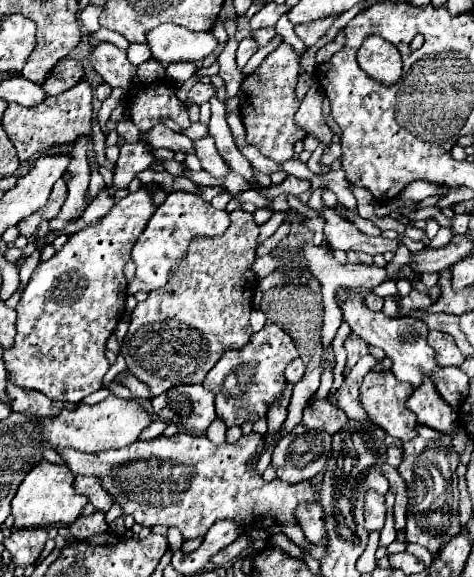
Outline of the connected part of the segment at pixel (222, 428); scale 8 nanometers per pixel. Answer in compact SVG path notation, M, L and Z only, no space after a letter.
M220 419L212 421L212 425L206 429L206 437L210 437L210 441L214 443L222 443L224 435L226 435L226 425Z

